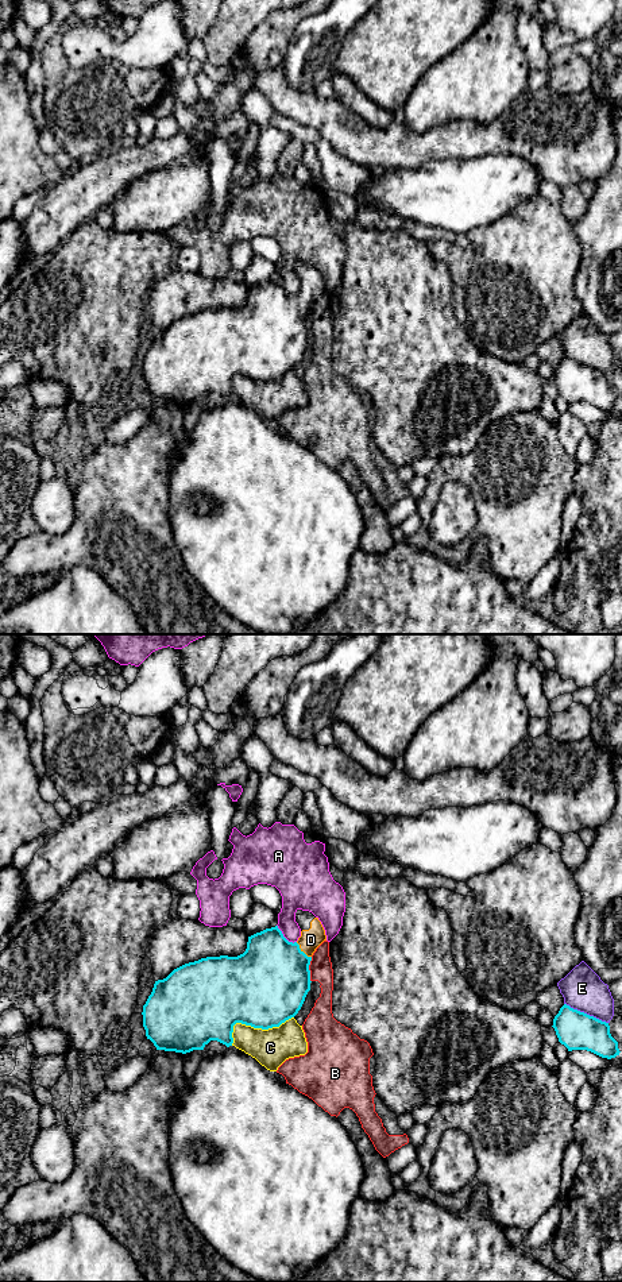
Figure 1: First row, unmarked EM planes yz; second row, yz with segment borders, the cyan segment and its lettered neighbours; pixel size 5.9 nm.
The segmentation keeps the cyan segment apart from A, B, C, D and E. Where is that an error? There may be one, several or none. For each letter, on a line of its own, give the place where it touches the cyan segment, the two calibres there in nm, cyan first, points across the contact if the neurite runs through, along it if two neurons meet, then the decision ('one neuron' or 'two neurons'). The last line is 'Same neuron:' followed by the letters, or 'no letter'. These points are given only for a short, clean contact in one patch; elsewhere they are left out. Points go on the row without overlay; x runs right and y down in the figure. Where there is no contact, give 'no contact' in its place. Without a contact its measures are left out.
A: contact yz (284, 289); calibres 440 and 160 nm; two neurons
B: contact yz (308, 321); calibres 460 and 130 nm; two neurons
C: contact yz (254, 379); calibres 480 and 220 nm; two neurons
D: contact yz (302, 304); calibres 460 and 120 nm; way yz (271, 331), (302, 304), (310, 292); one neuron
E: contact yz (586, 366); calibres 220 and 240 nm; two neurons
Same neuron: D

